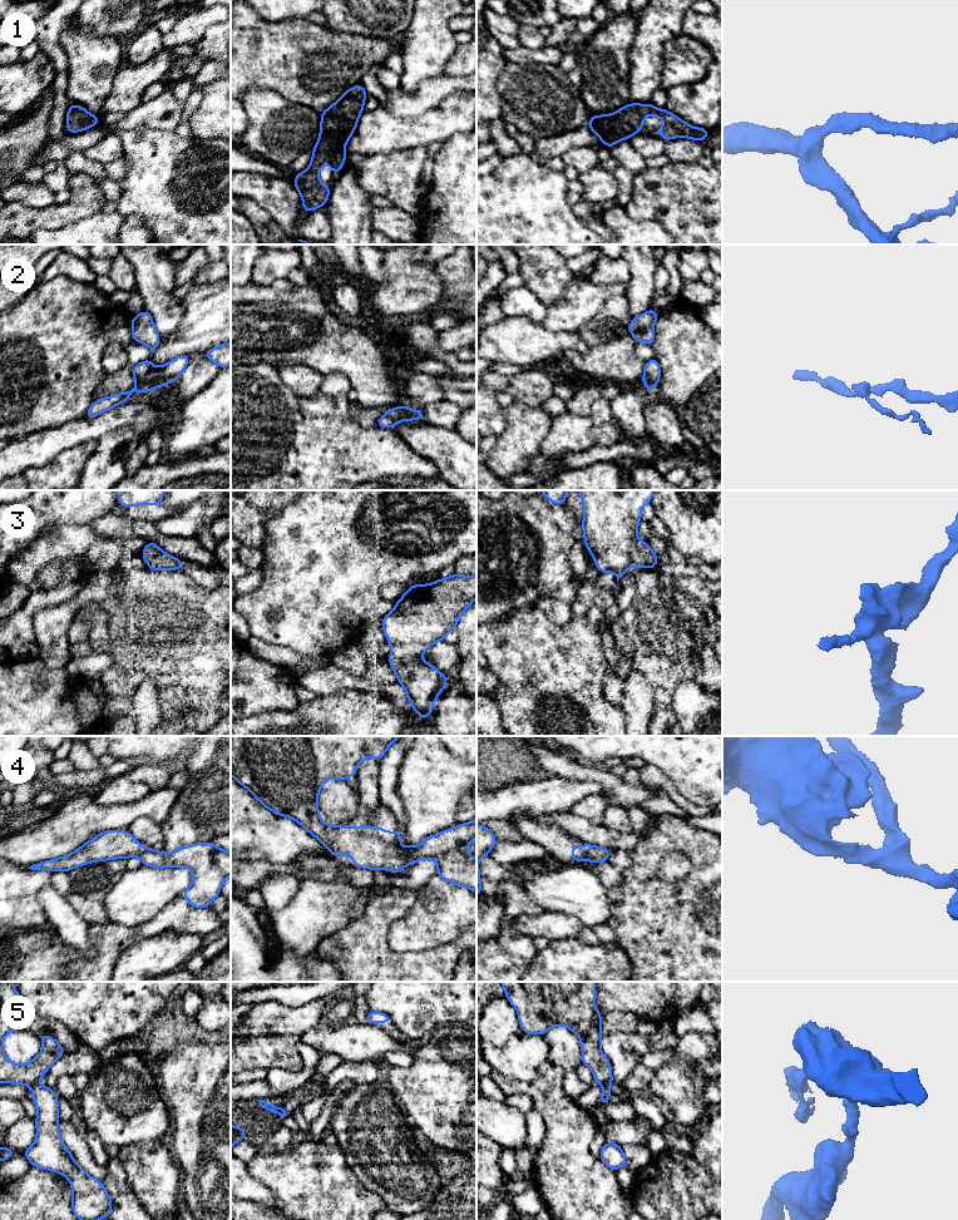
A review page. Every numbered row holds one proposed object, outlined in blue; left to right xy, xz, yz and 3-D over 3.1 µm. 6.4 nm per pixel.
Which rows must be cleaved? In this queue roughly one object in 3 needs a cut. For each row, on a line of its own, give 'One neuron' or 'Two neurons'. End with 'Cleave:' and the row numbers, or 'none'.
1: One neuron
2: Two neurons
3: One neuron
4: One neuron
5: Two neurons
Cleave: 2, 5

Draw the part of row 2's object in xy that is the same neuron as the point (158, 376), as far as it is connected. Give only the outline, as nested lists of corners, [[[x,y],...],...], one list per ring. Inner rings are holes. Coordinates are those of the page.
[[[188,355],[177,356],[163,366],[152,369],[145,376],[147,391],[176,381],[189,364],[189,359]]]

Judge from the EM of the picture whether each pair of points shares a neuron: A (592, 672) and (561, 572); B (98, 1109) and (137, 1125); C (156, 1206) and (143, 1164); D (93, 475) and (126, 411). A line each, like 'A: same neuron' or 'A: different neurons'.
A: different neurons
B: same neuron
C: same neuron
D: different neurons

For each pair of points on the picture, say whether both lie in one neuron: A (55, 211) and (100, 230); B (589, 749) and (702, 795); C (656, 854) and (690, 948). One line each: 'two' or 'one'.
A: two
B: one
C: one

